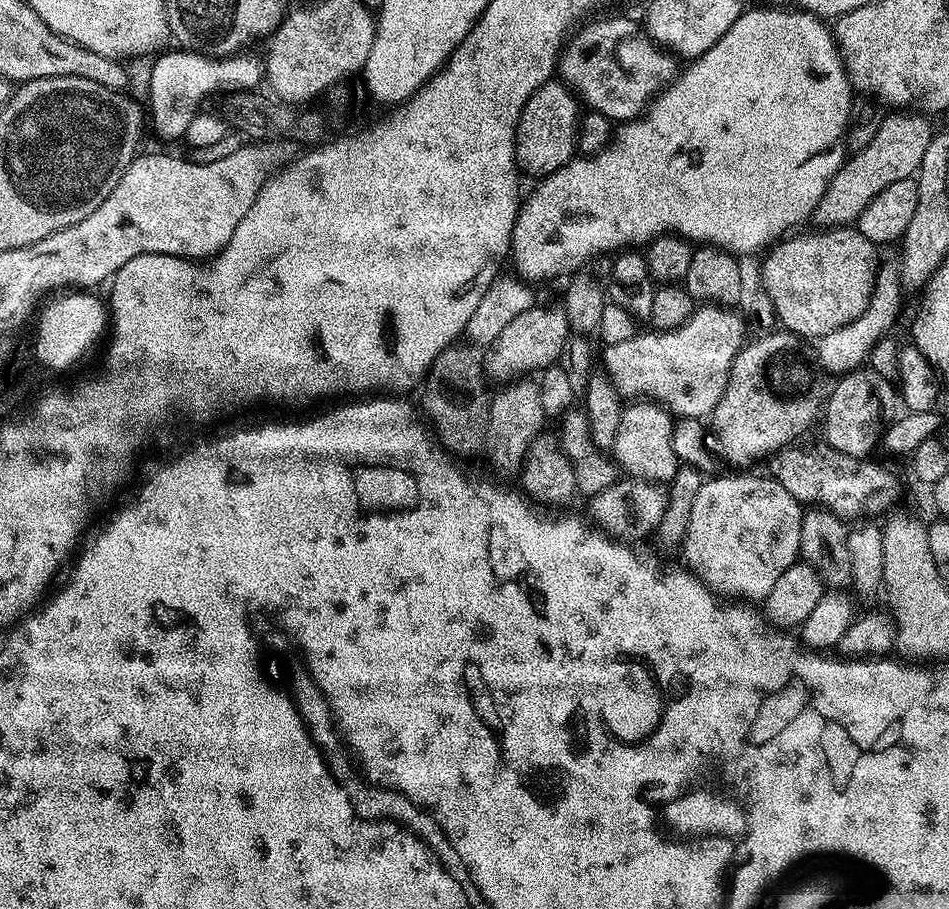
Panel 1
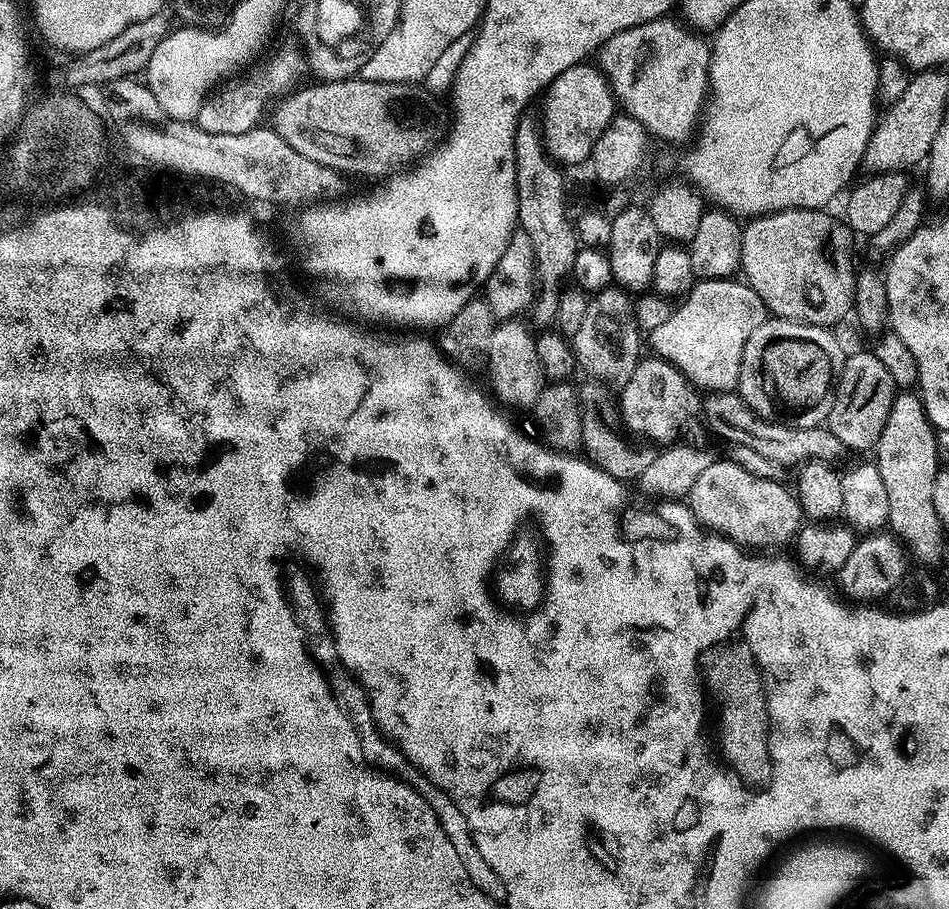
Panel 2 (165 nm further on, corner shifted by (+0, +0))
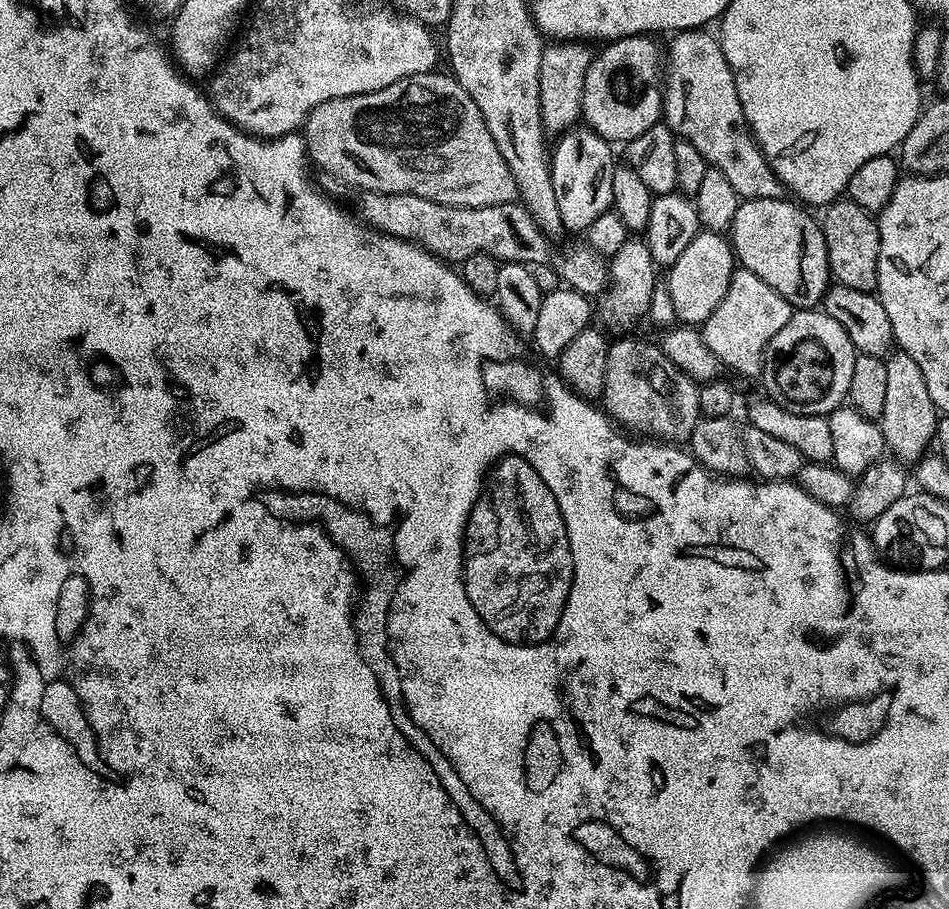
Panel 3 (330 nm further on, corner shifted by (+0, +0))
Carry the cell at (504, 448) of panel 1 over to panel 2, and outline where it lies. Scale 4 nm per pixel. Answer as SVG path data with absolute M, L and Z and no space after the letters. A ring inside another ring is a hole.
M513 318L497 323L494 334L490 334L486 361L488 360L488 376L492 379L491 391L494 396L496 391L495 399L501 405L509 404L512 408L528 410L544 388L546 377L538 362L536 336L521 320L523 319Z

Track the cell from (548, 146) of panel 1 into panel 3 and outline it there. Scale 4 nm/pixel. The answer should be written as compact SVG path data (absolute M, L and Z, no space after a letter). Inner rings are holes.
M651 35L623 36L621 40L605 43L604 48L593 55L590 70L586 70L586 86L582 90L580 114L583 123L609 142L627 142L650 130L650 126L661 123L664 111L662 91L662 48L655 44Z

